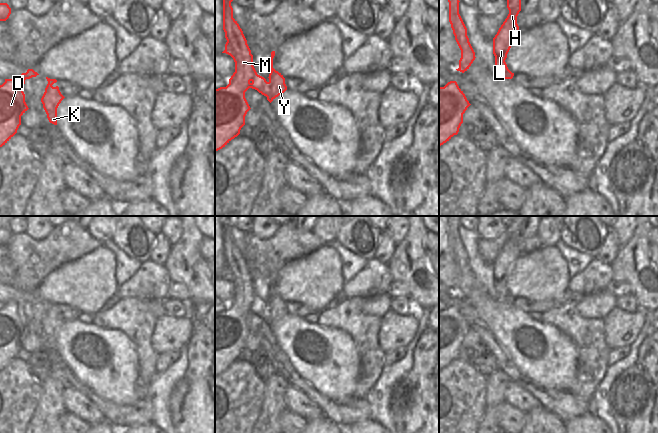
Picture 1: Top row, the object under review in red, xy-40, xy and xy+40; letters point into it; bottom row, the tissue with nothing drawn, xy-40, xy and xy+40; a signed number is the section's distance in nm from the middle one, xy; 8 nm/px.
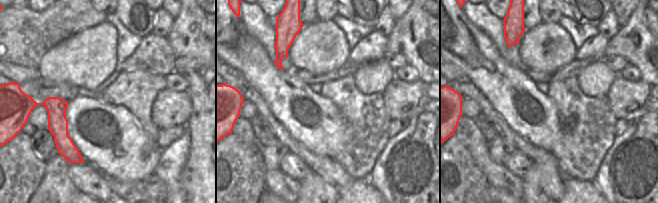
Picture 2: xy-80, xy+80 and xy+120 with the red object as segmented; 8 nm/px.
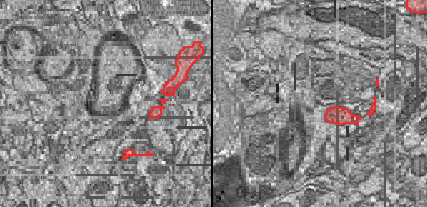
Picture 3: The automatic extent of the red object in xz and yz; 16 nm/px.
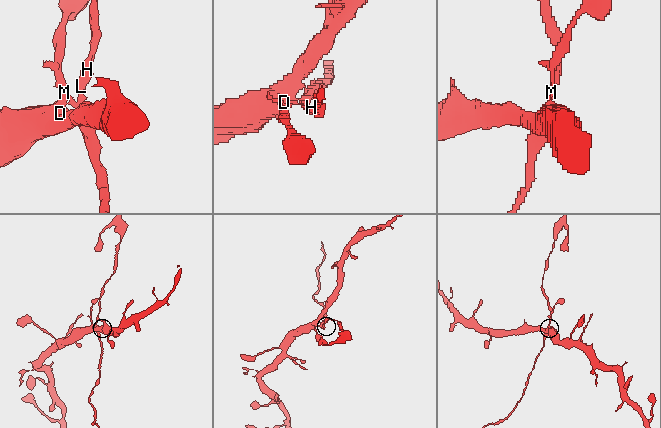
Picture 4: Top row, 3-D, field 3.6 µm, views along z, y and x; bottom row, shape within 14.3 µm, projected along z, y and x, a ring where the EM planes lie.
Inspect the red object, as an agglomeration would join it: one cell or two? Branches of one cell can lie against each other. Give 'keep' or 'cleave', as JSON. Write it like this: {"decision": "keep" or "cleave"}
{"decision": "cleave"}

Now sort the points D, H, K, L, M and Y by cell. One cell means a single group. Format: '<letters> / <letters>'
D M / H K L Y

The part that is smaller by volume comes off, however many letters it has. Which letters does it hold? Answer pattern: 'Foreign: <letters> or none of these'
Foreign: H, K, L, Y

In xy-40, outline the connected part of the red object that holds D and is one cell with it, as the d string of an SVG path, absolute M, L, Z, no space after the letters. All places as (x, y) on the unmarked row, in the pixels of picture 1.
M28 293L14 303L5 303L0 309L0 371L17 357L21 340L29 333L23 316L25 304L37 299L33 293Z

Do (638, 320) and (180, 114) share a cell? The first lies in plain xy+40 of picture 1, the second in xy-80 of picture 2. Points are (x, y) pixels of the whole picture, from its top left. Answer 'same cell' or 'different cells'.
same cell

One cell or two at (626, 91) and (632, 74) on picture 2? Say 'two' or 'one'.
two

